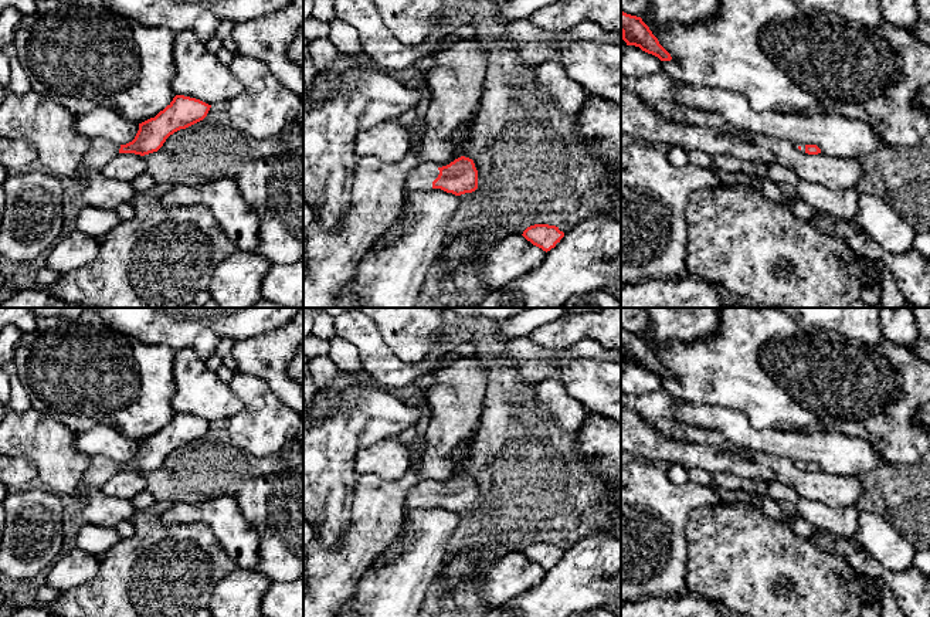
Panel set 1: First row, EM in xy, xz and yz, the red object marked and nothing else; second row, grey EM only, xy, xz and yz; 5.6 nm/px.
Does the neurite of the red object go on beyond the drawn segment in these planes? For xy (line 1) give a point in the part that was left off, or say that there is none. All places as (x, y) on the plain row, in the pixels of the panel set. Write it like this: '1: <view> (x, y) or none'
1: xy (101, 468)

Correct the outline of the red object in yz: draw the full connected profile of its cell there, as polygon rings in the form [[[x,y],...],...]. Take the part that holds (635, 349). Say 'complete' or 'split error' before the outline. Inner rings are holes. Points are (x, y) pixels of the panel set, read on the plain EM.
complete; [[[621,329],[621,356],[627,363],[639,365],[642,369],[658,374],[661,379],[671,379],[671,372],[659,362],[649,345],[641,335]]]

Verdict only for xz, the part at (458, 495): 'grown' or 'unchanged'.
grown

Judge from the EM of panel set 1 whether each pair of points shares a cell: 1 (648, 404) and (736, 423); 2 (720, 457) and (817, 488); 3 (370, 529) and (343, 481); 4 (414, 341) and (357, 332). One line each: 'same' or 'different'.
1: different
2: same
3: different
4: different

